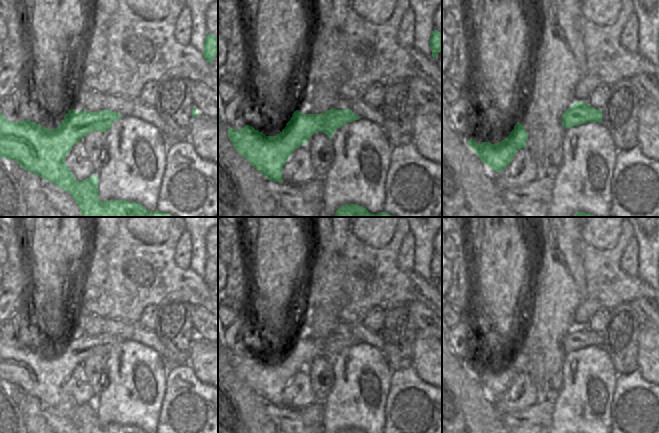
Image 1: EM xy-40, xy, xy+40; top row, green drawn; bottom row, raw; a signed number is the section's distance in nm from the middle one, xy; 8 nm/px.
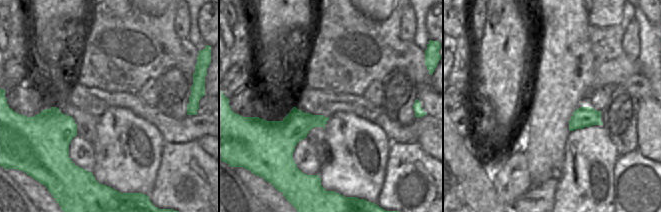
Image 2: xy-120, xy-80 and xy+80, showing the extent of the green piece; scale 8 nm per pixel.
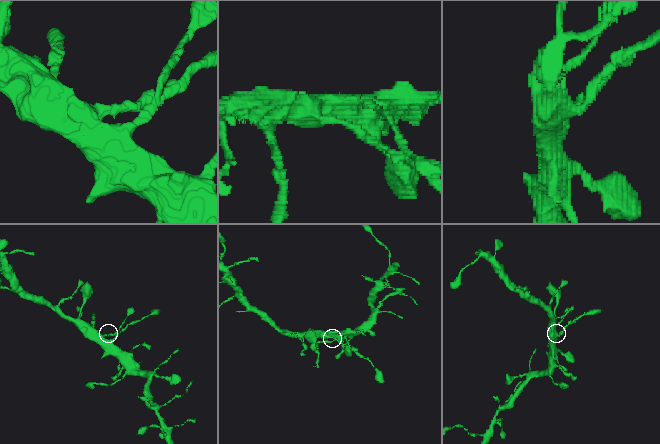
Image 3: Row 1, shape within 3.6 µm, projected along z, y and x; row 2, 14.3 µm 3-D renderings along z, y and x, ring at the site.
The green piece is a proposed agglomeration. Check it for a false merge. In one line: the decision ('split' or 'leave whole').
leave whole

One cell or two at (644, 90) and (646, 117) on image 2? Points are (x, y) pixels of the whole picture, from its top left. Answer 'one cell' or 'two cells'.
two cells

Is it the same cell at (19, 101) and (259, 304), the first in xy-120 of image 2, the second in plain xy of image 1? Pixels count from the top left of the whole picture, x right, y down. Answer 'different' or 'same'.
different

